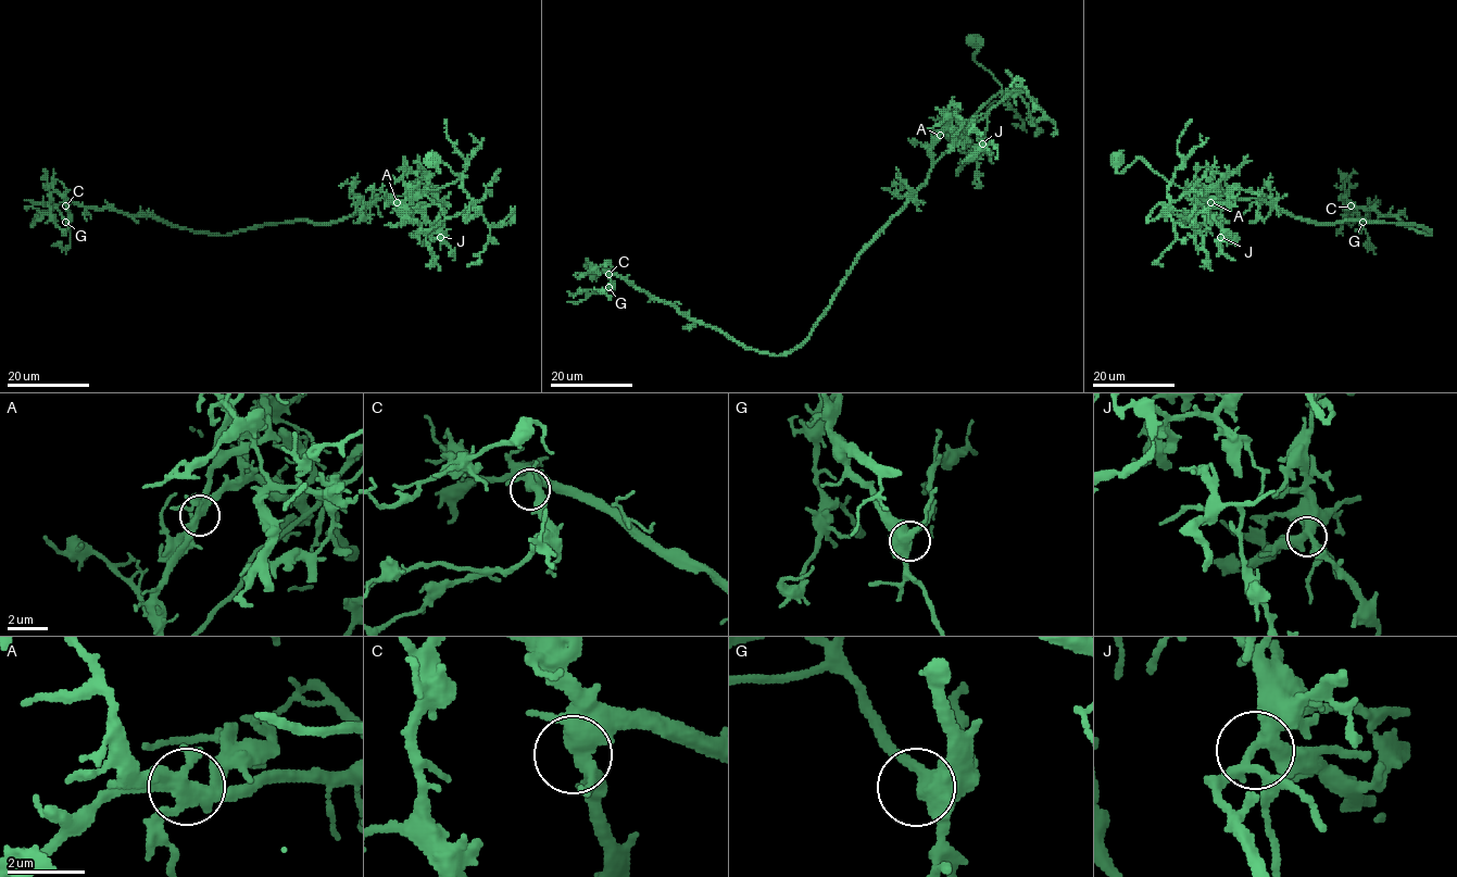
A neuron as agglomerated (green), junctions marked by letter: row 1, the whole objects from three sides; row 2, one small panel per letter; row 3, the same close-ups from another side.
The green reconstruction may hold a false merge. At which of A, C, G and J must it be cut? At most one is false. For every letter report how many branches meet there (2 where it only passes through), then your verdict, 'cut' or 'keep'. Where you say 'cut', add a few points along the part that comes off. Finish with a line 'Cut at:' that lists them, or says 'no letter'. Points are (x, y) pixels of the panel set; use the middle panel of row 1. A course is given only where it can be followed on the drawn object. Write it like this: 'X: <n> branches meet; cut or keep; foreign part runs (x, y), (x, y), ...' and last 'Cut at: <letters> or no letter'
A: 4 branches meet; cut; foreign part runs (940, 135), (980, 120), (1009, 92), (1017, 94), (1007, 90), (1008, 107), (993, 101), (988, 115)
C: 4 branches meet; keep
G: 4 branches meet; keep
J: 4 branches meet; keep
Cut at: A

